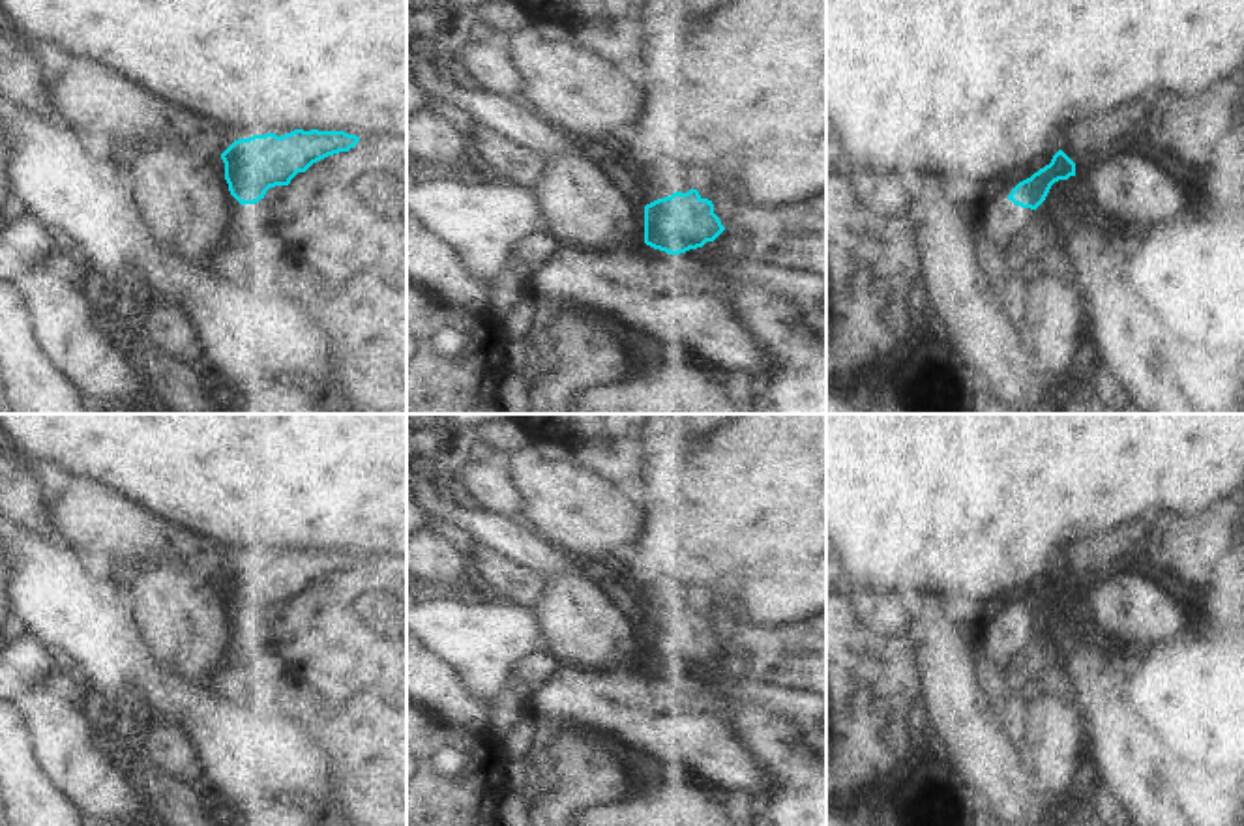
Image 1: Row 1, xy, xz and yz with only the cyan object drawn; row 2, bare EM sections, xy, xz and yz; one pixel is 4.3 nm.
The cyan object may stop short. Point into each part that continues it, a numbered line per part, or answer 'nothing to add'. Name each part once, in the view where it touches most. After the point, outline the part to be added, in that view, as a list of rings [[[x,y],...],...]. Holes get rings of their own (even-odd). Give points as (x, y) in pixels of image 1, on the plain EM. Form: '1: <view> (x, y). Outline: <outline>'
nothing to add

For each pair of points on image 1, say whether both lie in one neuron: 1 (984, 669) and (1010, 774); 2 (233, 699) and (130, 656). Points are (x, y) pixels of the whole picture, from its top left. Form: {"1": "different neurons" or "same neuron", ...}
{"1": "different neurons", "2": "same neuron"}

